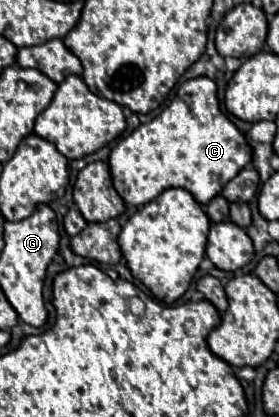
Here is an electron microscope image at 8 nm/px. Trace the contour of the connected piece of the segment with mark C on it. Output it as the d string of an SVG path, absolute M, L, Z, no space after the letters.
M195 77L181 83L181 87L175 93L175 99L159 117L155 117L151 123L137 127L129 137L121 139L113 147L109 157L109 167L117 193L129 205L135 207L145 205L171 187L183 187L193 193L195 201L207 205L213 197L217 197L223 191L223 185L227 181L231 181L245 165L251 163L251 157L253 157L253 149L247 143L245 135L219 109L215 81L211 81L209 77Z

